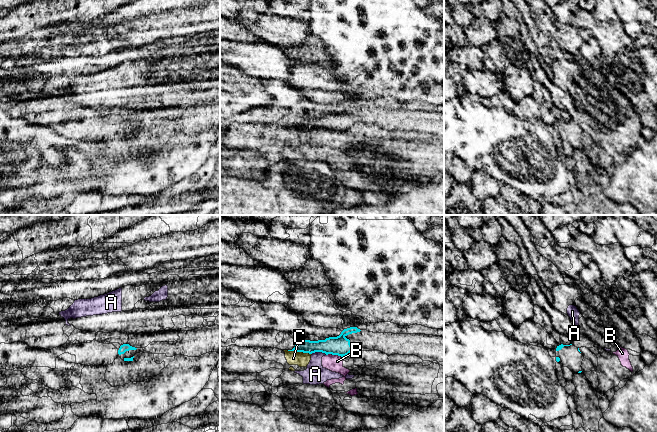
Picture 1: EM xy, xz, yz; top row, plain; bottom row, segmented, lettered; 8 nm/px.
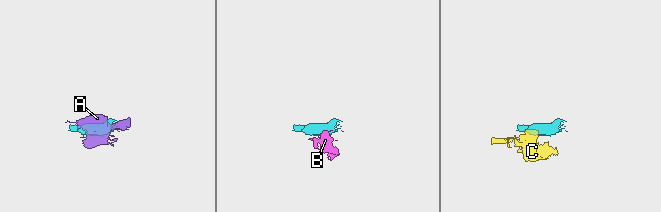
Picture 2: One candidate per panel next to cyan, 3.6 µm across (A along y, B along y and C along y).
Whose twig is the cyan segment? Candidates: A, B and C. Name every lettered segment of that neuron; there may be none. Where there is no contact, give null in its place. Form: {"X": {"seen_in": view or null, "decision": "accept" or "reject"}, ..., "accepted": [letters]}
{"A": {"seen_in": "xz", "decision": "reject"}, "B": {"seen_in": "xz", "decision": "reject"}, "C": {"seen_in": "xz", "decision": "reject"}, "accepted": []}

